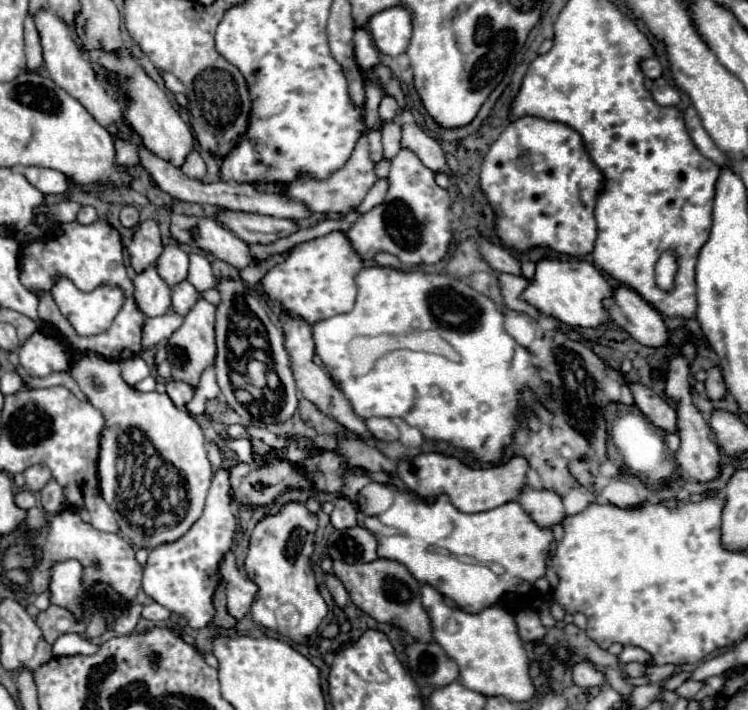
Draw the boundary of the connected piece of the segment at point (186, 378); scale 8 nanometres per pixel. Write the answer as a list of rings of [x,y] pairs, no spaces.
[[[200,297],[196,301],[196,305],[188,311],[188,315],[184,315],[184,323],[180,329],[176,329],[176,333],[172,333],[170,341],[168,341],[168,359],[172,361],[172,377],[176,381],[184,381],[188,385],[198,385],[200,373],[214,363],[216,357],[216,345],[214,345],[214,315],[216,315],[216,307],[206,301],[204,297]]]

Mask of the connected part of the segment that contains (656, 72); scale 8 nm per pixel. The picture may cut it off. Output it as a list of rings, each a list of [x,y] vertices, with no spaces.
[[[654,57],[644,59],[644,61],[640,63],[640,69],[642,69],[642,73],[644,73],[646,77],[650,77],[650,79],[658,79],[658,77],[662,75],[662,65],[660,65],[658,59],[654,59]]]

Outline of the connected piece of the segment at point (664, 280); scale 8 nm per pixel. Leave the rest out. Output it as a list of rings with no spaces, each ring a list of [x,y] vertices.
[[[664,253],[656,267],[656,283],[668,291],[668,289],[672,289],[674,275],[676,275],[676,259],[672,253]]]

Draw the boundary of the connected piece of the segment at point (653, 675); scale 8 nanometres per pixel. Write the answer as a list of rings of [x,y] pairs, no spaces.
[[[650,665],[646,671],[646,677],[650,679],[650,683],[662,683],[668,677],[672,677],[676,673],[676,665]]]

